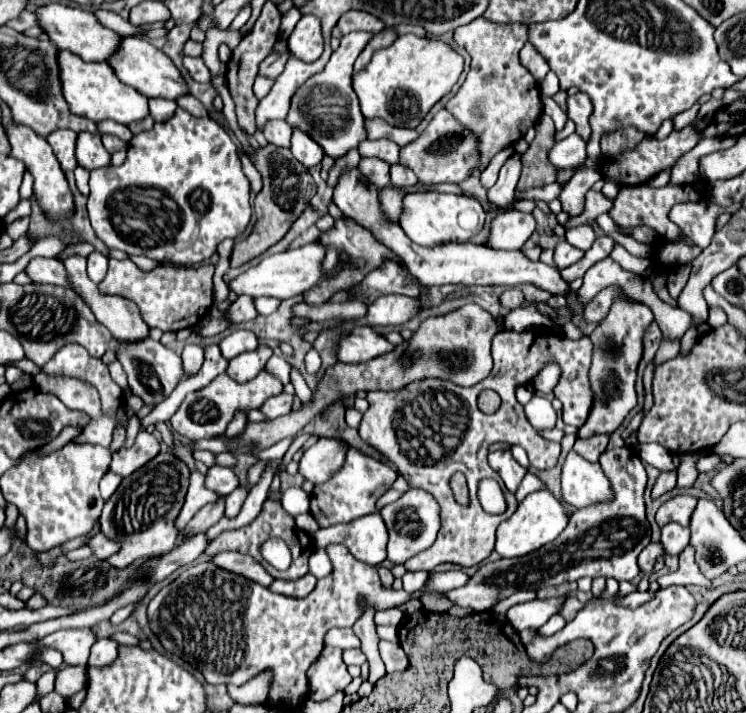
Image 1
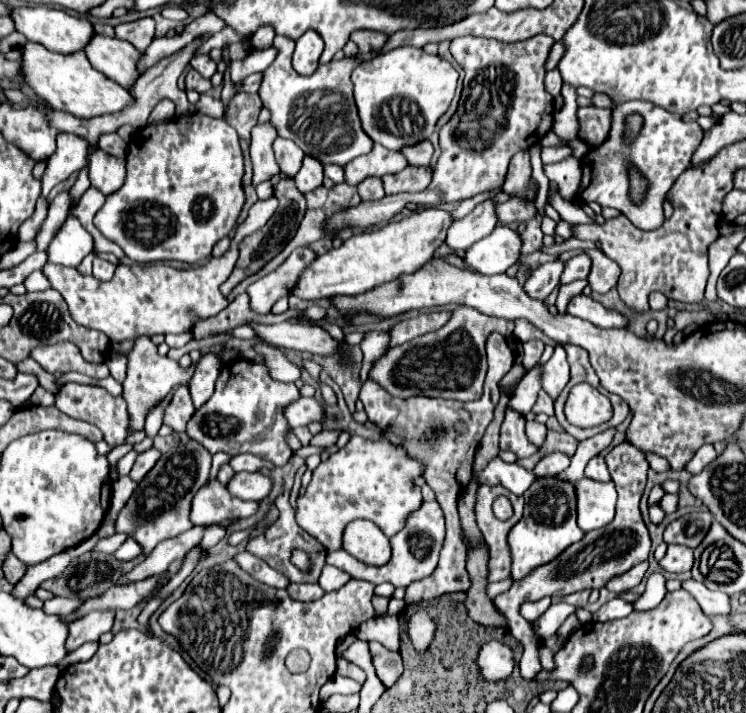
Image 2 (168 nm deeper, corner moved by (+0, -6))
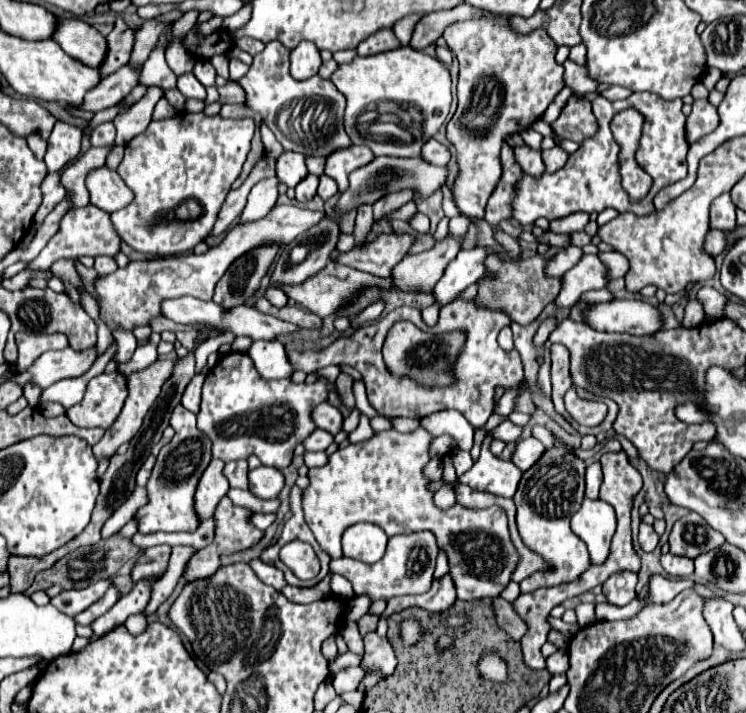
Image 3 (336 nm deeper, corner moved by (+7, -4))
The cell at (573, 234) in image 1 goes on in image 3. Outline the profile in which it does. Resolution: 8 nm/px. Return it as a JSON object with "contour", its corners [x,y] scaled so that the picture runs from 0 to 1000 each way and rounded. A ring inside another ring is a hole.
{"contour":[[[806,353],[803,362],[811,367],[811,373],[816,376],[816,390],[824,393],[824,390],[832,390],[840,384],[843,379],[843,365],[830,356],[830,353]]]}

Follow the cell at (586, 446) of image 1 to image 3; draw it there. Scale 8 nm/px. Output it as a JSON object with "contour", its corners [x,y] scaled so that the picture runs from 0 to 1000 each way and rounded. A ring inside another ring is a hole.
{"contour":[[[795,648],[792,654],[787,654],[787,665],[784,665],[784,676],[787,676],[784,696],[787,696],[787,698],[800,698],[800,696],[803,696],[806,670],[808,670],[808,662],[806,662],[803,648]]]}

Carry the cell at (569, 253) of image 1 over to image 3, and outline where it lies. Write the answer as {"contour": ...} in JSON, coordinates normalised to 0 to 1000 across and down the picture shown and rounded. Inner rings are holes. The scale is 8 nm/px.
{"contour":[[[784,356],[768,379],[755,384],[755,404],[749,415],[744,418],[747,435],[765,432],[782,410],[787,407],[803,407],[816,398],[816,387],[811,379],[811,370],[798,356]]]}

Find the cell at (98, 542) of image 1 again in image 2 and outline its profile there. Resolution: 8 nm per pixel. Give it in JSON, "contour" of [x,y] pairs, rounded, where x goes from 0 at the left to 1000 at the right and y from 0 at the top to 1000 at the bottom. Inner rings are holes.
{"contour":[[[172,755],[153,777],[155,777],[155,783],[158,783],[161,788],[166,788],[166,785],[177,785],[177,783],[188,780],[188,777],[190,777],[190,769],[182,763],[182,757]]]}

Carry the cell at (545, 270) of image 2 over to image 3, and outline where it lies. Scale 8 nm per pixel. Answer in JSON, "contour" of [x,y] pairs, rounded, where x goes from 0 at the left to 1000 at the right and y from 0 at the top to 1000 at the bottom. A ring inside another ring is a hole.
{"contour":[[[763,345],[749,351],[733,370],[733,387],[755,387],[760,379],[765,379],[782,359],[782,351],[776,345]]]}

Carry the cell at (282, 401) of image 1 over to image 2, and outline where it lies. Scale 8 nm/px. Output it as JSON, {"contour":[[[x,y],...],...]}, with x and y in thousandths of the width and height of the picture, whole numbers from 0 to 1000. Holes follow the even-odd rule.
{"contour":[[[402,558],[402,561],[394,561],[391,567],[386,567],[381,572],[381,586],[386,589],[389,600],[413,597],[413,592],[418,592],[418,589],[432,592],[434,572],[421,558]]]}

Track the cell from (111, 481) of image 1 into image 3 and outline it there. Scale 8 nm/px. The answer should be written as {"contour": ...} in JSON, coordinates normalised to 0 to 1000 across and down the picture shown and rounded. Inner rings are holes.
{"contour":[[[264,525],[264,527],[253,536],[253,541],[248,544],[248,553],[245,553],[245,561],[243,561],[243,567],[245,567],[251,575],[256,575],[259,581],[264,581],[267,567],[269,567],[269,541],[272,541],[272,533],[275,533],[275,527],[272,527],[272,525]]]}

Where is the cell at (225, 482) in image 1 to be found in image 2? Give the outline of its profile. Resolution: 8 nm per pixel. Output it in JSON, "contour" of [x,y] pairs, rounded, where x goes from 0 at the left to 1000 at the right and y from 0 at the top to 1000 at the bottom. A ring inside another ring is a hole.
{"contour":[[[319,662],[311,668],[311,673],[303,679],[306,690],[311,696],[324,698],[324,701],[351,701],[359,696],[365,684],[365,673],[359,668],[351,668],[346,662]]]}

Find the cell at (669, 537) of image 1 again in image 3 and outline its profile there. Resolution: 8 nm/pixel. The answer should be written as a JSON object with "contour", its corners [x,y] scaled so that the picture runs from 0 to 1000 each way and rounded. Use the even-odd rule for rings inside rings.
{"contour":[[[889,777],[886,780],[886,791],[891,797],[891,802],[902,811],[918,811],[924,805],[929,805],[929,785],[918,783],[918,780],[905,780],[905,777]]]}

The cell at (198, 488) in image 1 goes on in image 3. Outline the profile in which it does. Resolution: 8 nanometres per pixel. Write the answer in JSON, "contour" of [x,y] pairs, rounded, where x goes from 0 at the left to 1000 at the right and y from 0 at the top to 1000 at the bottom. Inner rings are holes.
{"contour":[[[310,684],[304,690],[304,696],[312,701],[312,707],[318,710],[328,710],[339,718],[371,718],[374,710],[377,710],[377,701],[369,698],[369,701],[350,701],[345,696],[339,696],[334,687],[318,687],[318,684]]]}

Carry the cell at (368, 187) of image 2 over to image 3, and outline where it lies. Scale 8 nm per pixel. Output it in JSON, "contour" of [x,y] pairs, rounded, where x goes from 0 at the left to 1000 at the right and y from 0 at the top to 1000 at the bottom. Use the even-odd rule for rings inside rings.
{"contour":[[[481,289],[479,295],[479,311],[476,311],[476,345],[487,345],[492,339],[492,328],[500,317],[500,295],[497,289]]]}

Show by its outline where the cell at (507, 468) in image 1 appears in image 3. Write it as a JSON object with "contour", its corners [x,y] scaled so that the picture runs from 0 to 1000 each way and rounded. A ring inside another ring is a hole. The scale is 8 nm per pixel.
{"contour":[[[655,623],[645,626],[645,640],[634,656],[615,670],[618,679],[626,679],[645,690],[658,690],[674,698],[688,698],[693,679],[698,673],[698,659],[688,648],[677,648],[655,634]]]}

